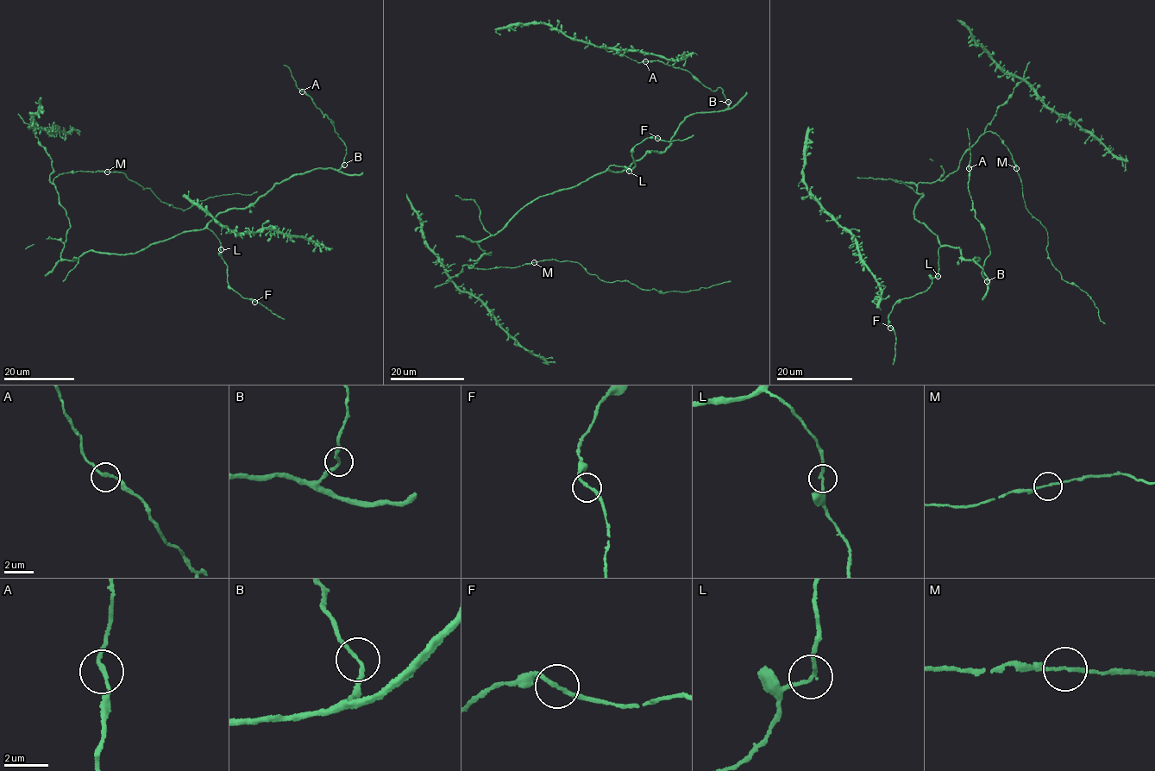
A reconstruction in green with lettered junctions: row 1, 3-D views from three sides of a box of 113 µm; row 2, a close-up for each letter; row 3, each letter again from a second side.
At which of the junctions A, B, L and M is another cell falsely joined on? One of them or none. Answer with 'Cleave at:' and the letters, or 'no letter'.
Cleave at: no letter

